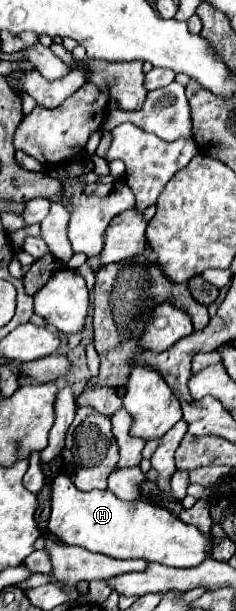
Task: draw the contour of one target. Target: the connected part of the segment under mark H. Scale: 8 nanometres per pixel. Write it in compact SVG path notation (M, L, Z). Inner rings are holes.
M58 475L54 479L50 507L52 507L52 513L50 513L48 529L56 537L60 537L66 545L78 545L78 547L84 547L92 553L104 553L104 555L114 557L114 559L145 559L150 563L156 561L156 563L170 565L170 567L196 567L198 563L202 563L204 559L208 559L212 555L214 537L202 533L194 525L180 521L168 509L164 509L160 505L152 505L144 499L122 501L110 489L106 489L106 491L86 491L84 493L84 491L76 489L76 485L72 483L72 479L68 475Z

